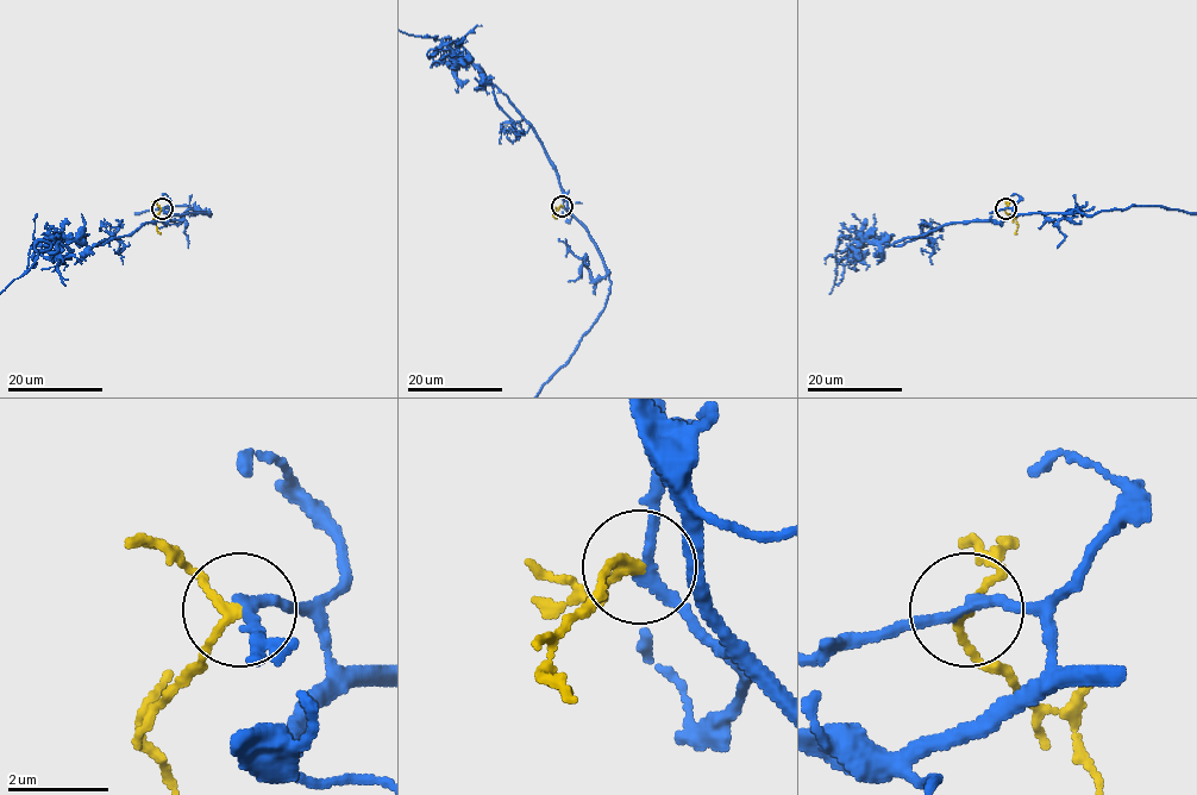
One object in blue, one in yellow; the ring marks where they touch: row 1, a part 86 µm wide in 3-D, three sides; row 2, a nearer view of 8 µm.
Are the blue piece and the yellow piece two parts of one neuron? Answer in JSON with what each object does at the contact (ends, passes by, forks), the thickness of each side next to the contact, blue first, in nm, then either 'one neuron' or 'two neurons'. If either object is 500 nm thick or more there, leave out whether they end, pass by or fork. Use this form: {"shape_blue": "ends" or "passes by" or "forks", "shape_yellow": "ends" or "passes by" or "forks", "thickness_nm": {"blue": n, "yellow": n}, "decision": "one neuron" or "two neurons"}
{"shape_blue": "passes by", "shape_yellow": "passes by", "thickness_nm": {"blue": 200, "yellow": 150}, "decision": "two neurons"}

